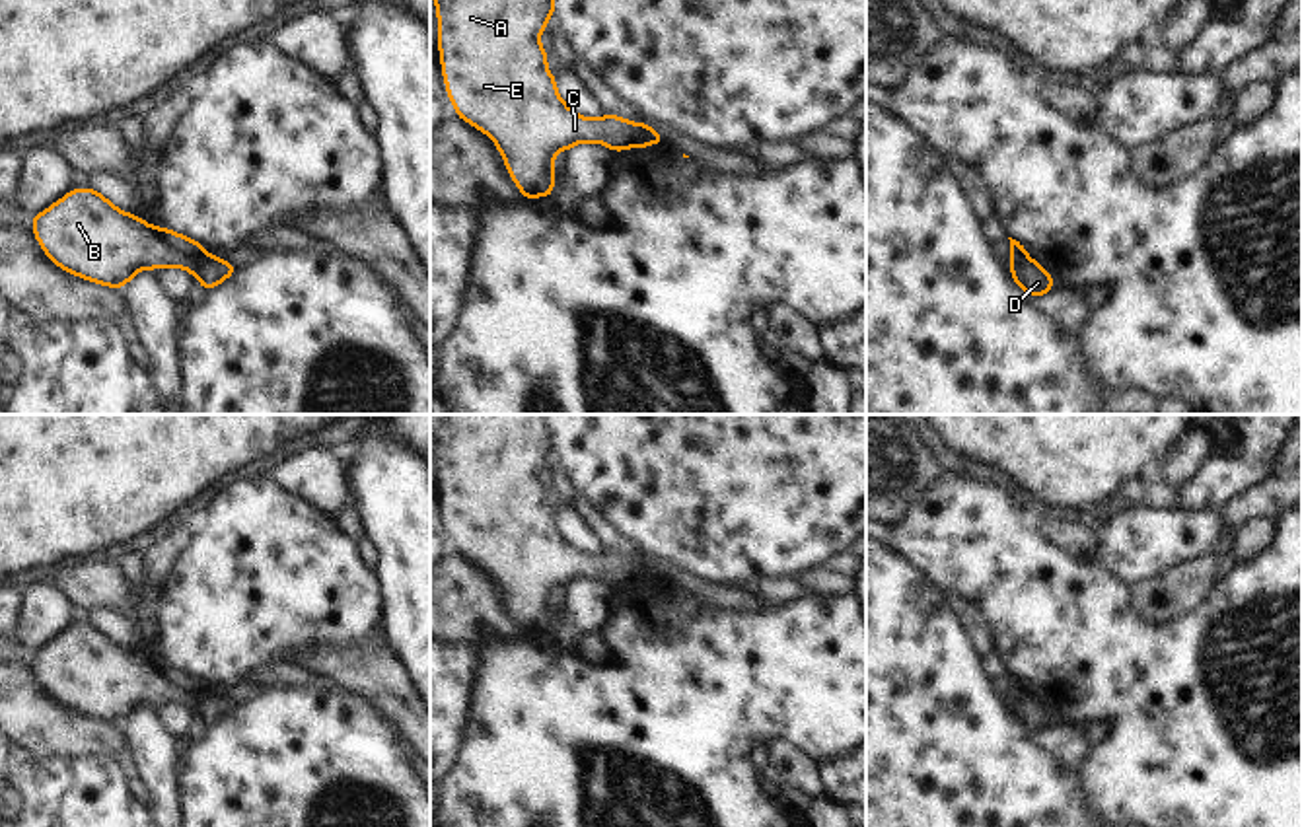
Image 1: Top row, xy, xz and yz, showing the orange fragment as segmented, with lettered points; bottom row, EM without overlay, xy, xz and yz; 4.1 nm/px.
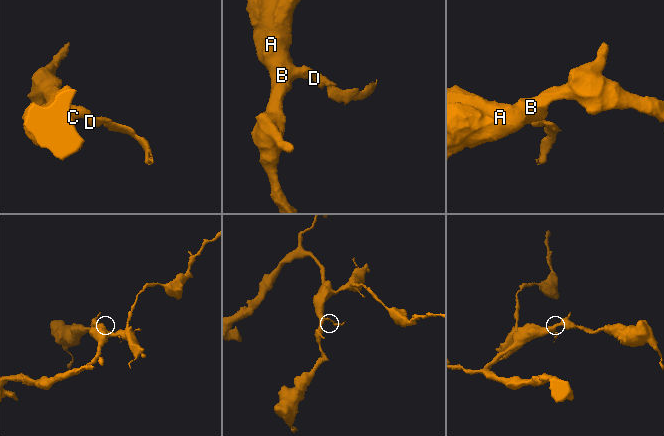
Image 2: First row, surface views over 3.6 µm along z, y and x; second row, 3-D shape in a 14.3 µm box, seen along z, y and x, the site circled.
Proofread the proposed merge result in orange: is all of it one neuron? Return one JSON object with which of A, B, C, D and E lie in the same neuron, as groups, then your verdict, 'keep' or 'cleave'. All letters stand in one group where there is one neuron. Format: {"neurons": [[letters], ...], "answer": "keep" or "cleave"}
{"neurons": [["A", "B", "C", "E"], ["D"]], "answer": "cleave"}

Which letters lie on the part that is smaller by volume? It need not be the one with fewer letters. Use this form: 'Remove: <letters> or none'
Remove: D

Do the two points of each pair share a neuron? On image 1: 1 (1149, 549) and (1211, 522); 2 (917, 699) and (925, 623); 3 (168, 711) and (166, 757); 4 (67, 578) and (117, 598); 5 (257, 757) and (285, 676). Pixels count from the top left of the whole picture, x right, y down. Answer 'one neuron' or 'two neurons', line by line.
1: one neuron
2: one neuron
3: two neurons
4: one neuron
5: two neurons

